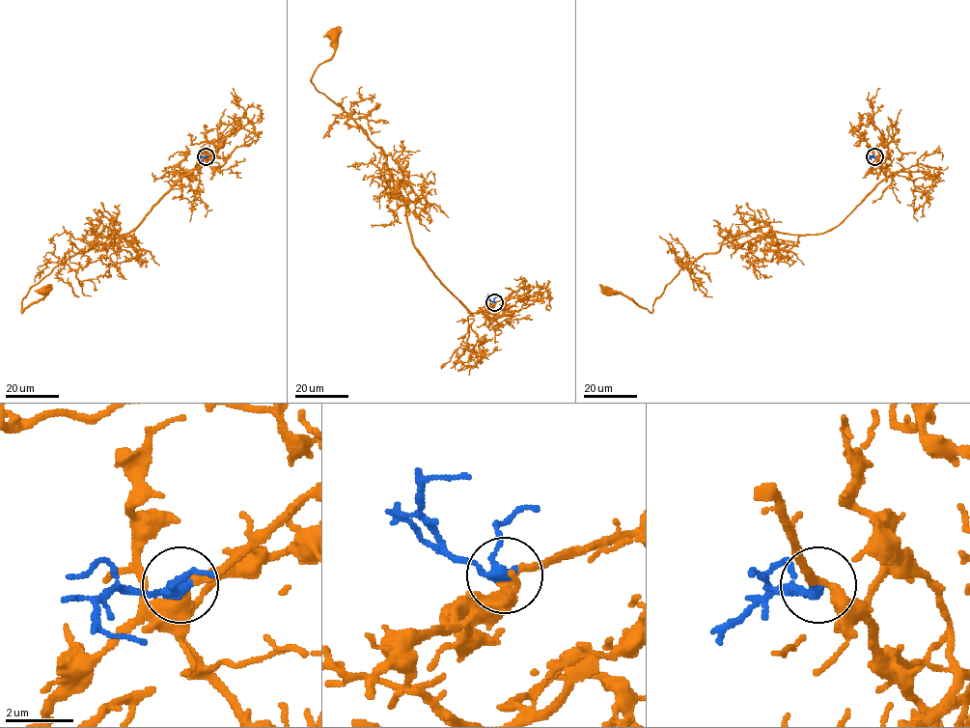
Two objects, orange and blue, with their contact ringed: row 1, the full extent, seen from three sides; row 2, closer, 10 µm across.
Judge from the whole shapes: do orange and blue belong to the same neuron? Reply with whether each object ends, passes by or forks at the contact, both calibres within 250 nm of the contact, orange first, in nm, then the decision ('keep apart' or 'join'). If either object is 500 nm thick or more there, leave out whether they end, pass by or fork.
orange passes by | blue passes by | 320/280 nm | join

